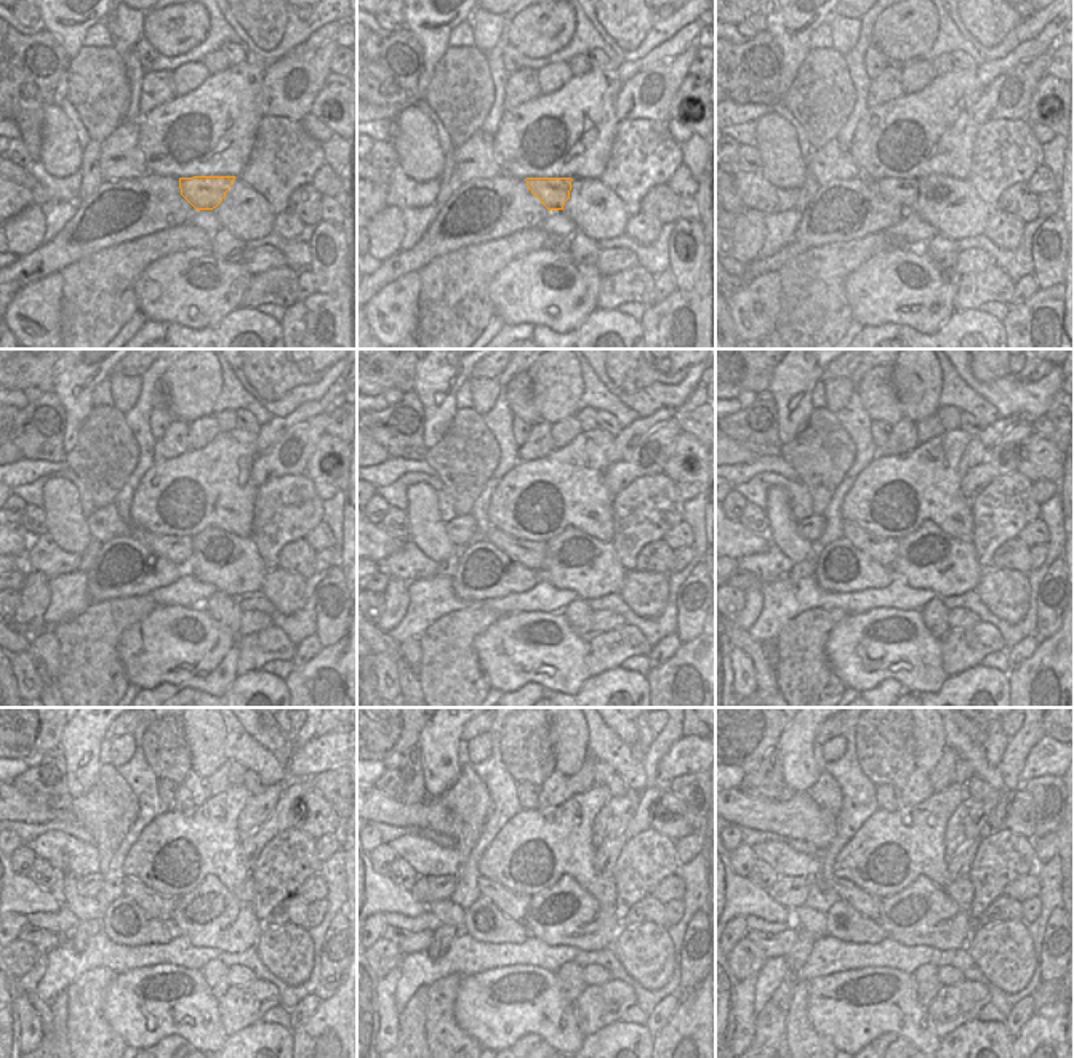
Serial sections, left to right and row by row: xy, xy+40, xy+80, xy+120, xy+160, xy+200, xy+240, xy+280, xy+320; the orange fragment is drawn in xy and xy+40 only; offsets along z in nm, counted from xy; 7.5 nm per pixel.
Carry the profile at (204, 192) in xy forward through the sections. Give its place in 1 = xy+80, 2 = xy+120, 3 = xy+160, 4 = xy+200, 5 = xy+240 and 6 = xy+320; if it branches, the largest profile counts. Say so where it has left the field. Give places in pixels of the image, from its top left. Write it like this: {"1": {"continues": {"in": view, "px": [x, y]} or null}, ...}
{"1": {"continues": {"in": "xy+80", "px": [905, 191]}}, "2": {"continues": {"in": "xy+120", "px": [178, 549]}}, "3": {"continues": {"in": "xy+160", "px": [528, 553]}}, "4": {"continues": {"in": "xy+200", "px": [881, 549]}}, "5": {"continues": {"in": "xy+240", "px": [159, 906]}}, "6": {"continues": {"in": "xy+320", "px": [865, 903]}}}

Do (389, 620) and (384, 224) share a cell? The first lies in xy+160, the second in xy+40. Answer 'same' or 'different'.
same

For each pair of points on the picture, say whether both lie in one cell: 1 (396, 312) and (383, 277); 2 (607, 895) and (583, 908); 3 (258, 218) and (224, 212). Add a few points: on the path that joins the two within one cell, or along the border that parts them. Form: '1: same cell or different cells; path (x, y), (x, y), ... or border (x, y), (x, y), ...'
1: different cells; border (416, 271), (408, 271), (388, 282), (373, 296)
2: different cells; border (569, 876), (602, 905), (612, 908)
3: same cell; path (250, 216), (244, 212), (232, 212)

